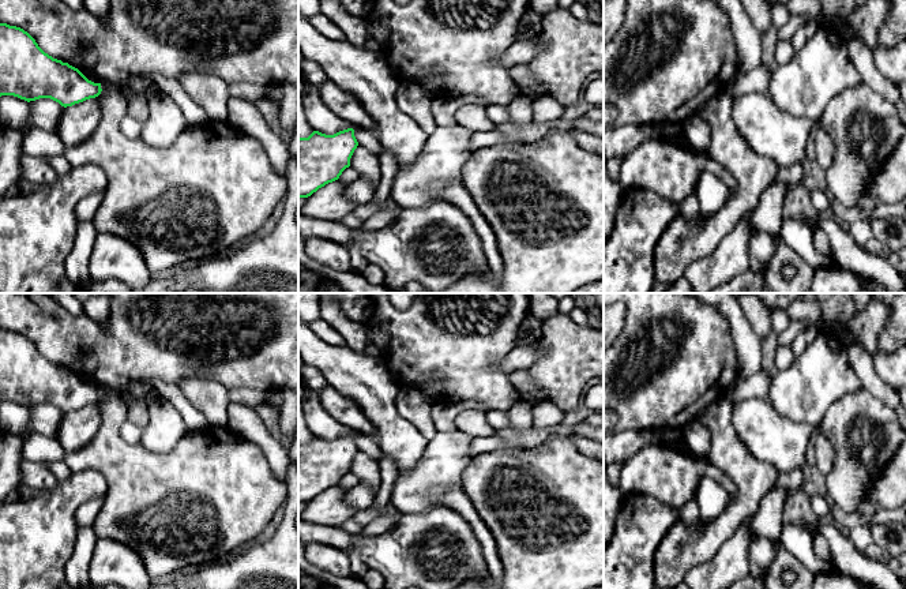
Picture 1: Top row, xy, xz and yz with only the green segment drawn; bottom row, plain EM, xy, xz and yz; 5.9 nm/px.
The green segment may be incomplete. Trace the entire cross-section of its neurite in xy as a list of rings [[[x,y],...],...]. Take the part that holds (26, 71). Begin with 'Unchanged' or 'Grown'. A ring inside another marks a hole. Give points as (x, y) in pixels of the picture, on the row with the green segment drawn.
Unchanged. [[[0,23],[0,97],[14,95],[27,102],[50,98],[72,106],[101,94],[101,83],[89,80],[78,68],[45,53],[23,29]]]

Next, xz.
Unchanged. [[[353,128],[334,135],[313,131],[308,138],[298,138],[298,198],[308,198],[338,180],[350,166],[357,146]]]

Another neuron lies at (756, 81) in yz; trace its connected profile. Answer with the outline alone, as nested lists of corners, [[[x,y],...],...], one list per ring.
[[[762,64],[747,74],[737,72],[728,87],[734,97],[747,93],[760,93],[767,95],[770,76],[771,71]]]

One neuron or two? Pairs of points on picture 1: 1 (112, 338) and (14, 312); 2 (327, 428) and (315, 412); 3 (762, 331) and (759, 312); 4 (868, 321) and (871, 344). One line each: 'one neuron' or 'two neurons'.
1: one neuron
2: one neuron
3: one neuron
4: one neuron

